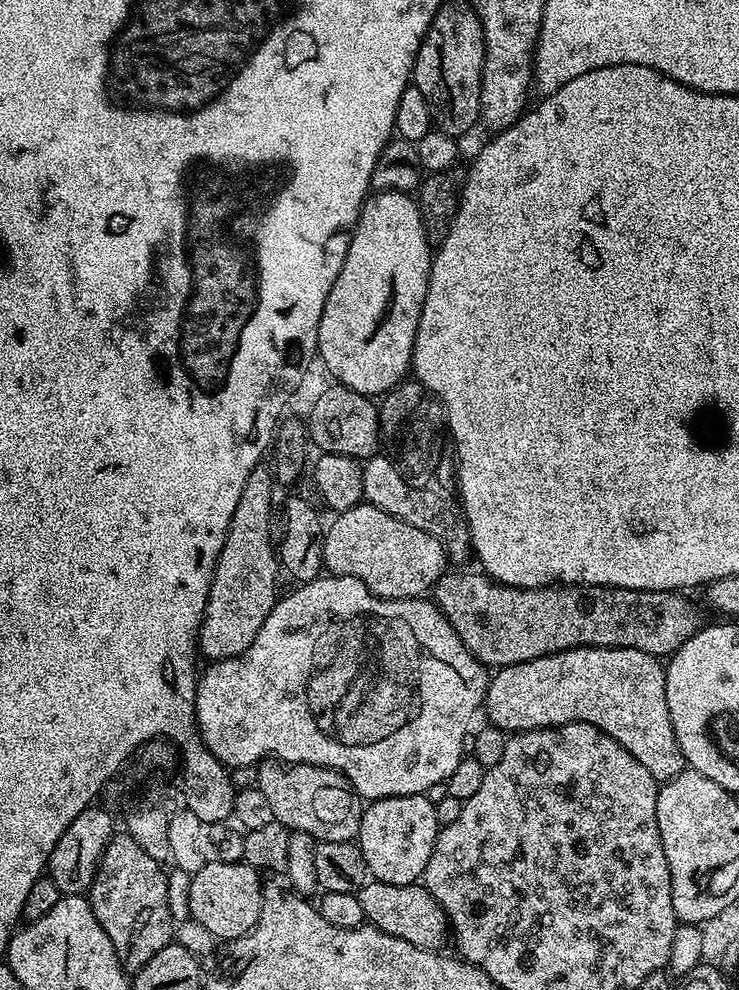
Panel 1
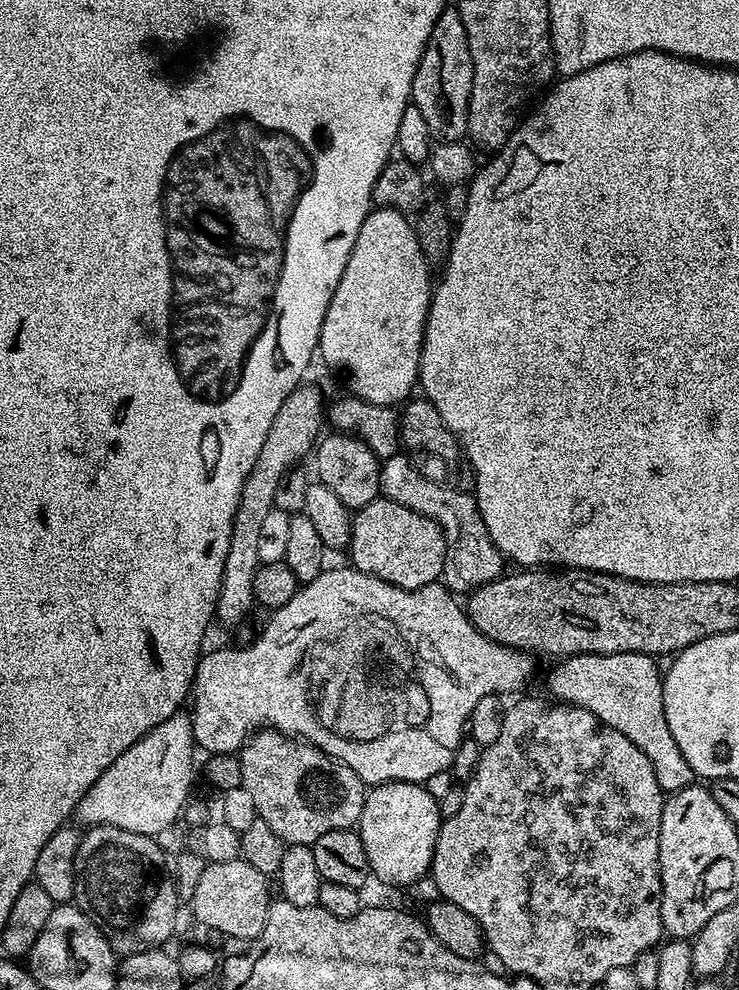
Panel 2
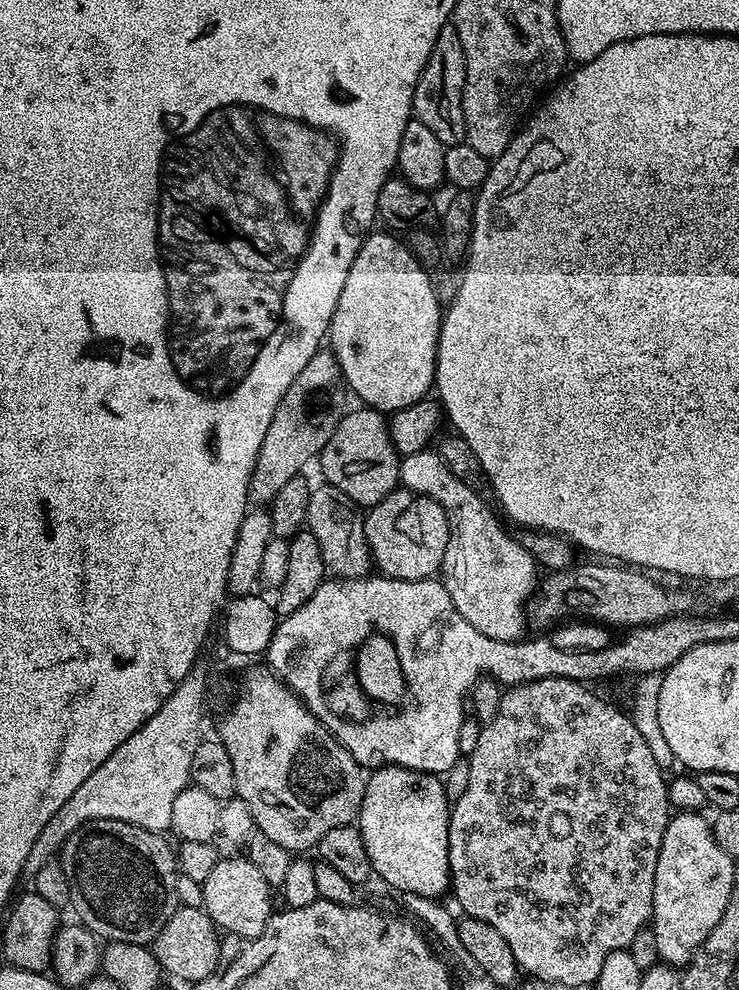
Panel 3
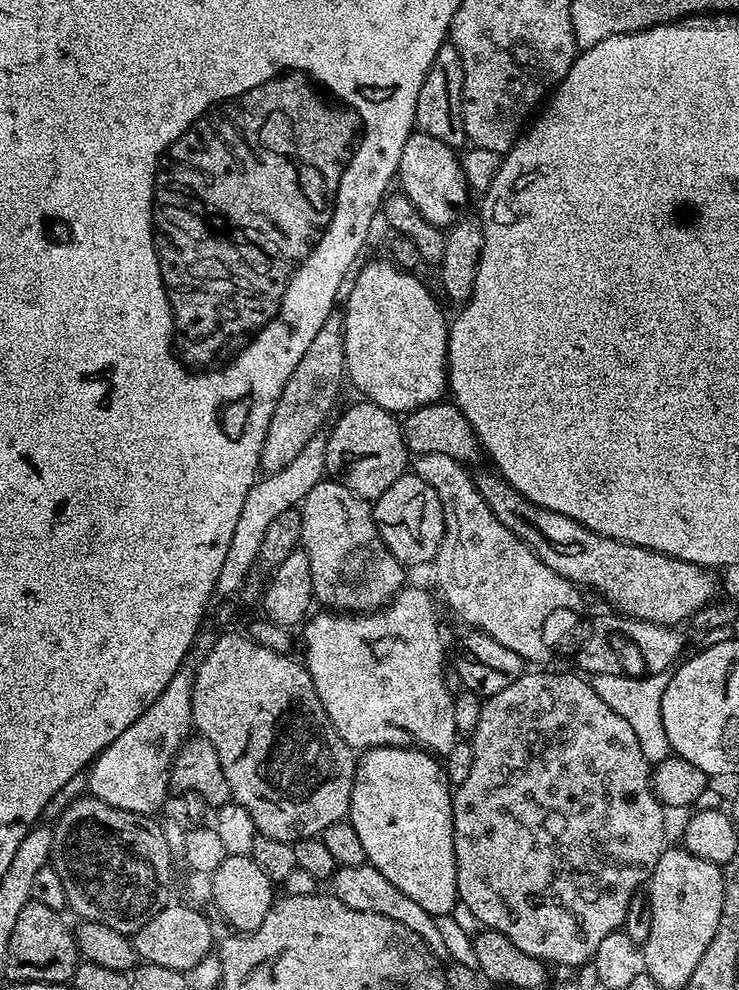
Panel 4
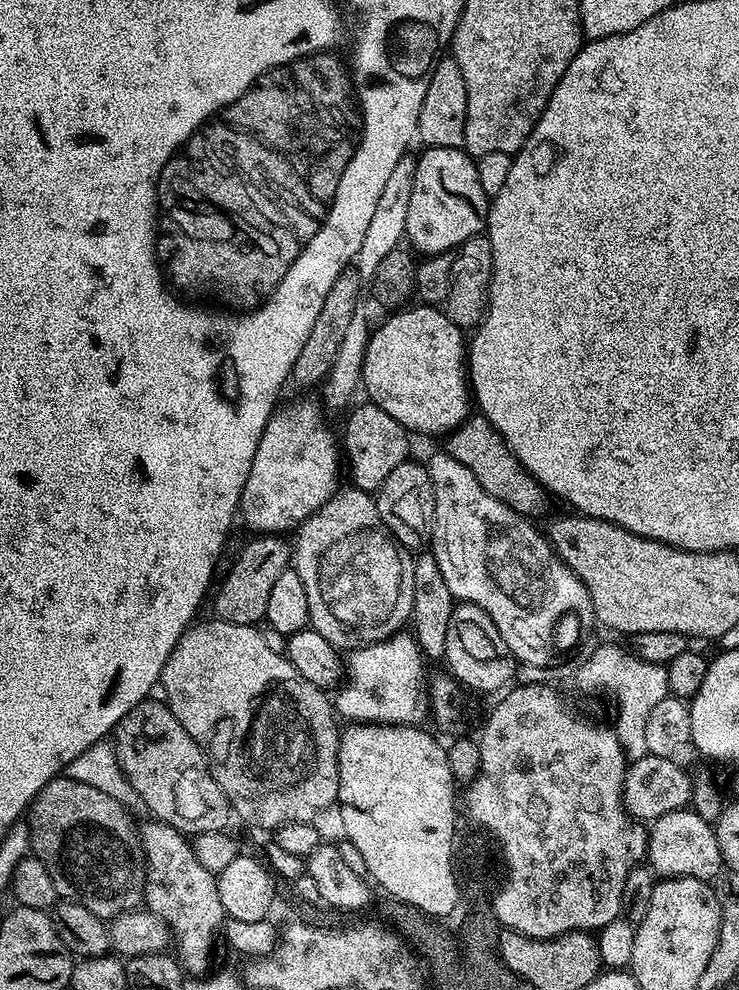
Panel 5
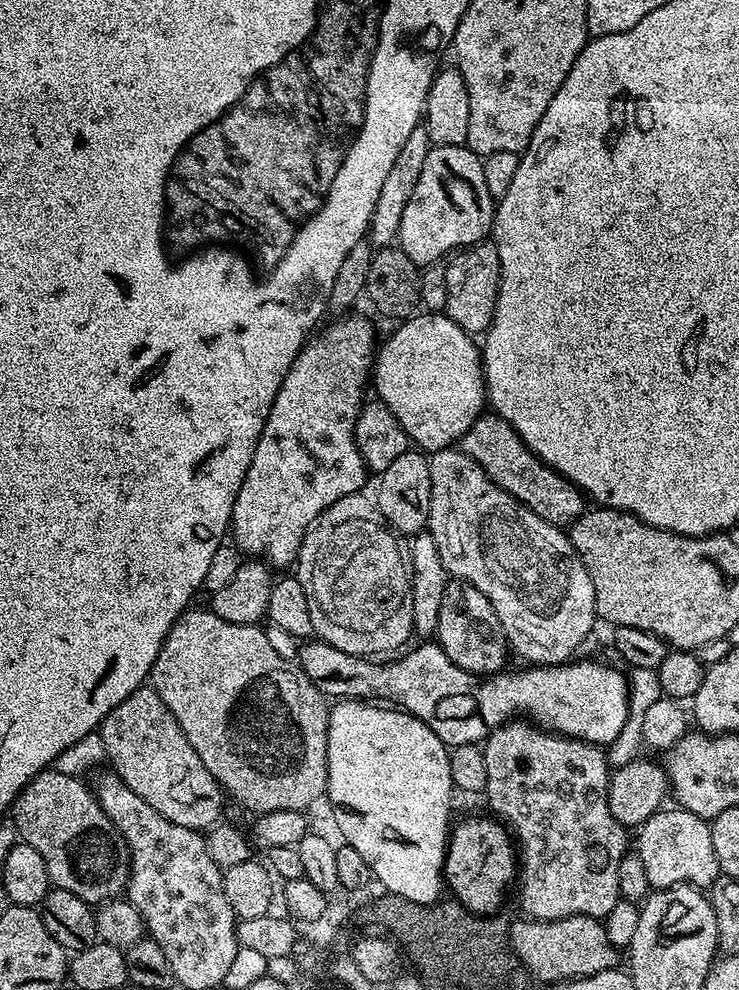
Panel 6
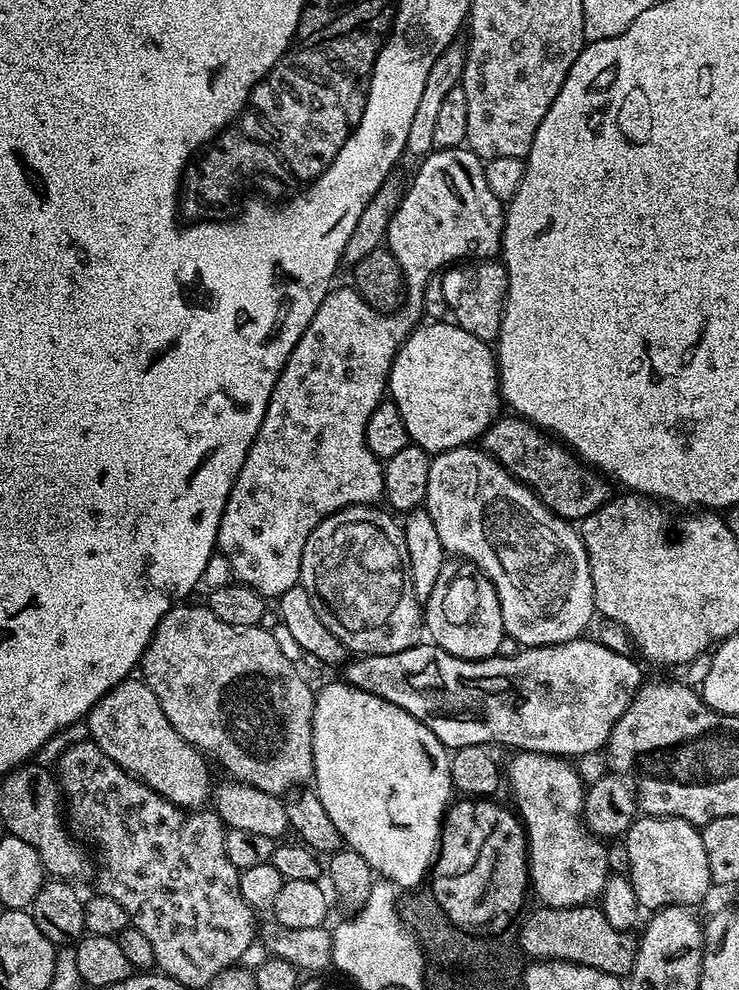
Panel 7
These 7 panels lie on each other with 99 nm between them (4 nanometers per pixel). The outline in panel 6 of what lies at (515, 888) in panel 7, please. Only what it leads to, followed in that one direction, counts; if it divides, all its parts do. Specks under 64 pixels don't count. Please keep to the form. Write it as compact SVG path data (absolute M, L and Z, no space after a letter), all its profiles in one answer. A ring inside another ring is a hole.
M470 818L455 825L445 847L445 860L454 874L446 880L447 889L456 890L476 910L490 910L498 900L506 900L507 890L518 872L518 852L509 829L490 818Z

